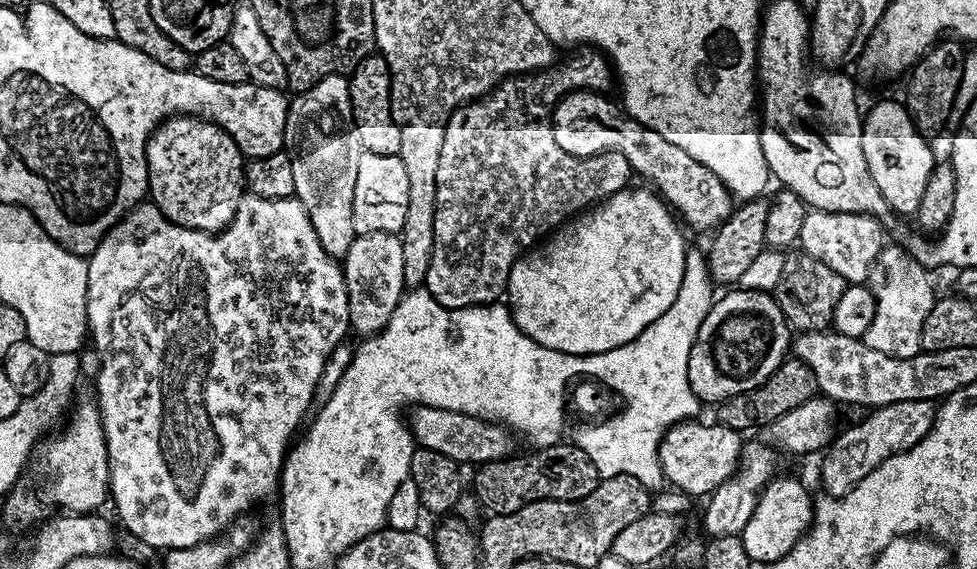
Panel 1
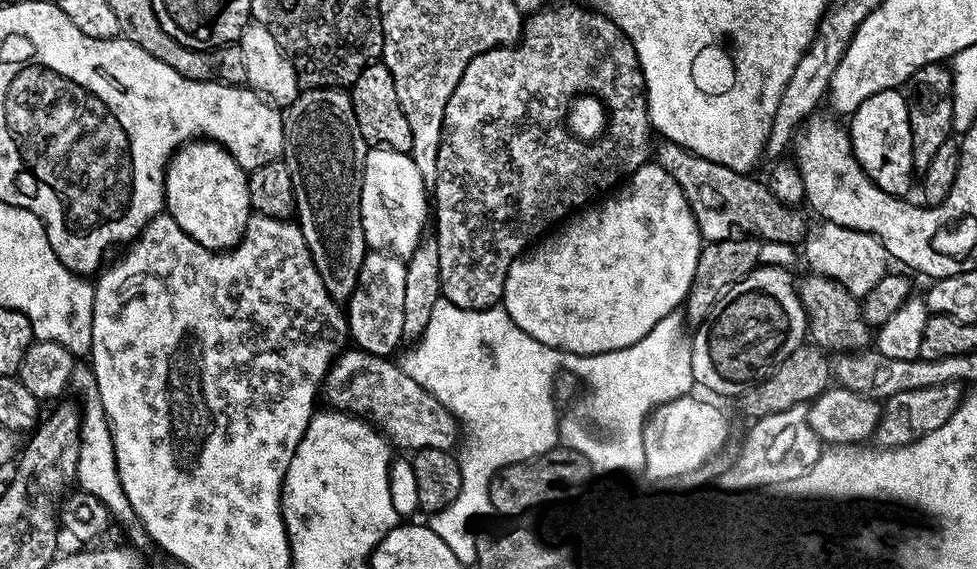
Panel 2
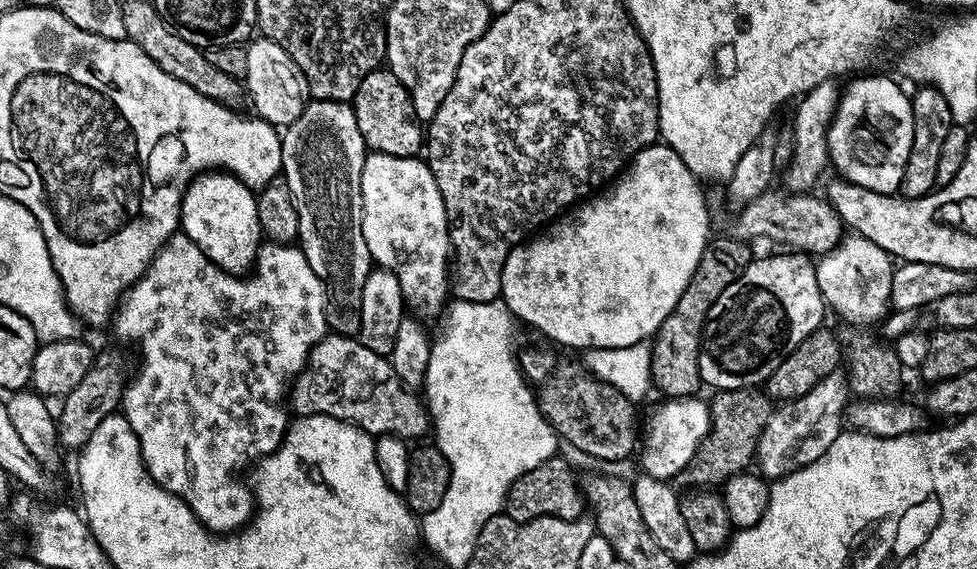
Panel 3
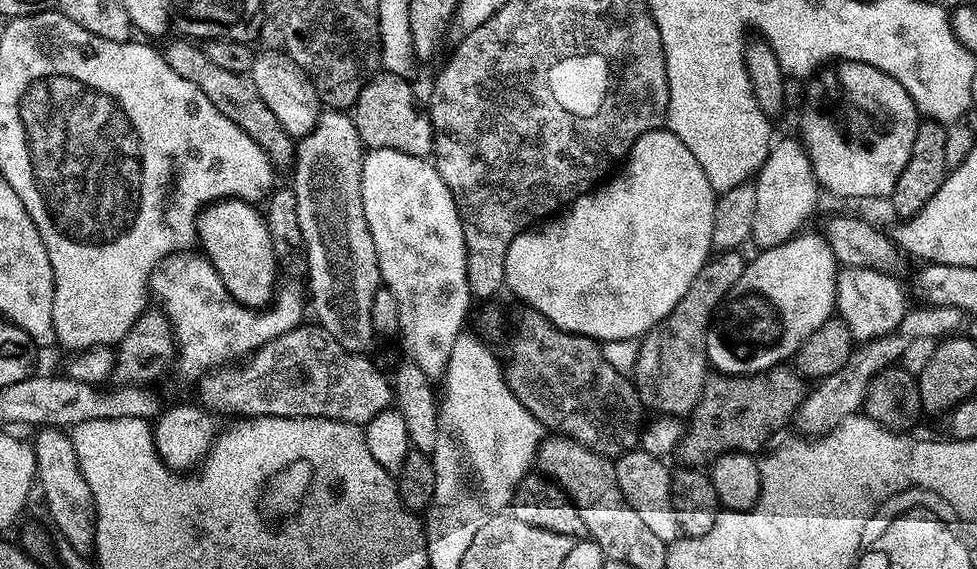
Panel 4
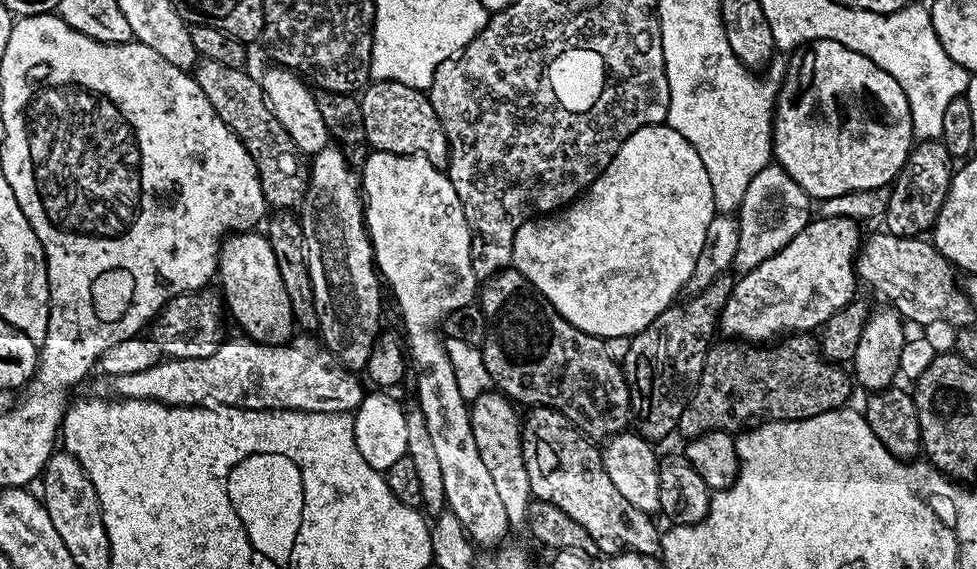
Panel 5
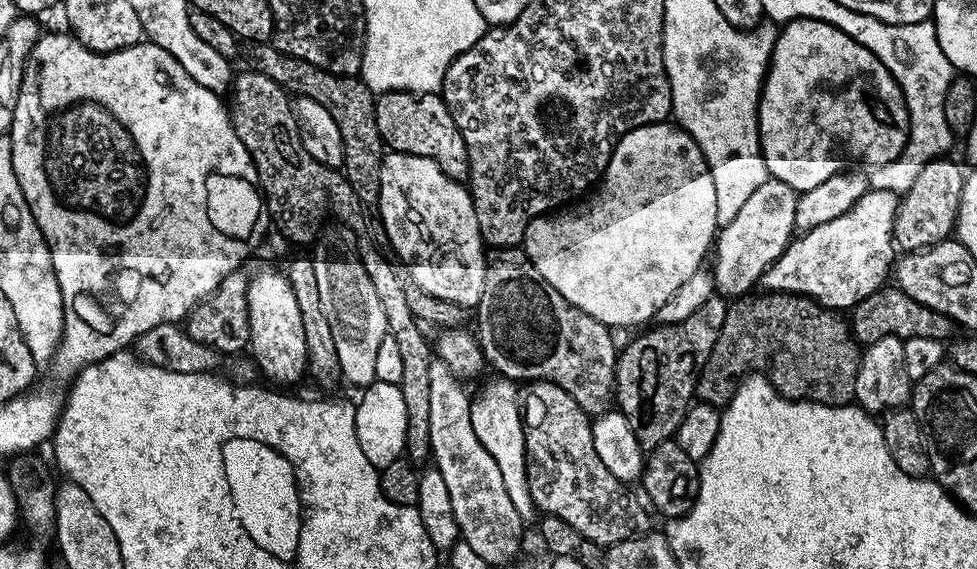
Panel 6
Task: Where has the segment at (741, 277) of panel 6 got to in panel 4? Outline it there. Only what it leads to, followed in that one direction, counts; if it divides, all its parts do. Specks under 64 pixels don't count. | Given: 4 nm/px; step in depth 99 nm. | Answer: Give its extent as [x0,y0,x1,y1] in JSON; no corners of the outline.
[750,137,820,250]

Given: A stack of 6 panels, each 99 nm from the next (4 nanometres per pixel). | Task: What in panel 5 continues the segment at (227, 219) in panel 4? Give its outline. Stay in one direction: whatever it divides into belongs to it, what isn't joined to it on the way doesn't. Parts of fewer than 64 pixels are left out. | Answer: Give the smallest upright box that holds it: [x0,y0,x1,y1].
[219,230,294,344]

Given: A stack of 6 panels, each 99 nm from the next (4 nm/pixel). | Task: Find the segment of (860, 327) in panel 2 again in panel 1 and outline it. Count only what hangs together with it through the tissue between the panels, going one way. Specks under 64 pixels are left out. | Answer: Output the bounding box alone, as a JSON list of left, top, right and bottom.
[774,250,846,333]

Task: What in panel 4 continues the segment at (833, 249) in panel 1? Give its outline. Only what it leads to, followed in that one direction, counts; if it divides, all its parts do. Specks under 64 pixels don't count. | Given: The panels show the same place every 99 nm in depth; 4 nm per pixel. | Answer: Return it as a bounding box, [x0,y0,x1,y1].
[835,268,906,341]

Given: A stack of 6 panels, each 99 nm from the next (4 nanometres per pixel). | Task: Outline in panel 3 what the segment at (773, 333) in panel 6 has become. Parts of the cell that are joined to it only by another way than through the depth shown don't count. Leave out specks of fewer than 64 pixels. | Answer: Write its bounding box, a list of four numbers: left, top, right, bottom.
[674,388,773,489]

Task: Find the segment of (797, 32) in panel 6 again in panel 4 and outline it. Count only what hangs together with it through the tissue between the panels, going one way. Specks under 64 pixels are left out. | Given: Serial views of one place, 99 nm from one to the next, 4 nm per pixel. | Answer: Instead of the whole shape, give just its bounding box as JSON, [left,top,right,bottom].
[798,60,918,197]

